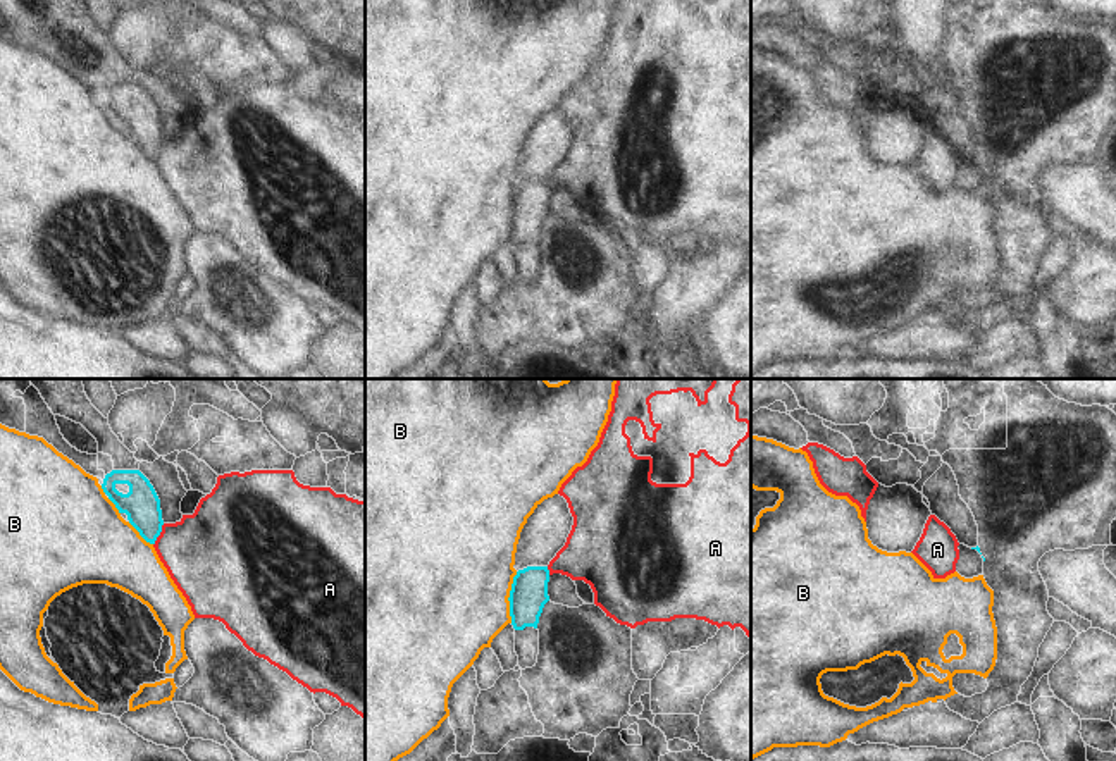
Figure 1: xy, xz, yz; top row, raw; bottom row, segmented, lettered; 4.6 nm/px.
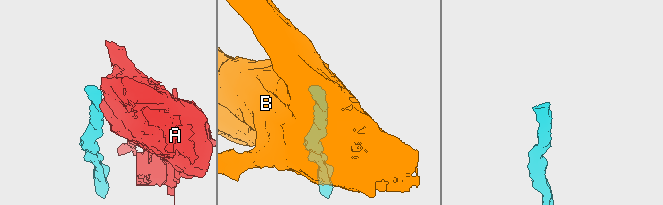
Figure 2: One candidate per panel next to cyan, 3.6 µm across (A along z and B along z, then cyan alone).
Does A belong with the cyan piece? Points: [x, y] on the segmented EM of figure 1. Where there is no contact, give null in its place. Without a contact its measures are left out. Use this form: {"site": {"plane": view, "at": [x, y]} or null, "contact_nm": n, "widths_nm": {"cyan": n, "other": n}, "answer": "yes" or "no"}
{"site": {"plane": "xy", "at": [159, 534]}, "contact_nm": 120, "widths_nm": {"cyan": 170, "other": 400}, "answer": "no"}

